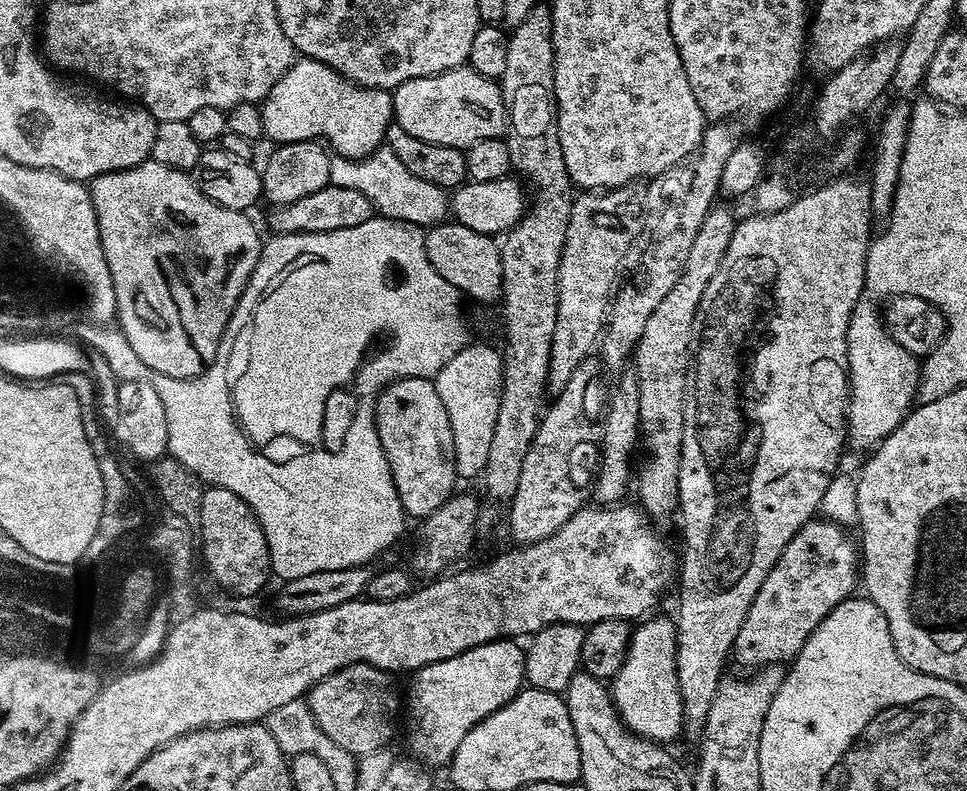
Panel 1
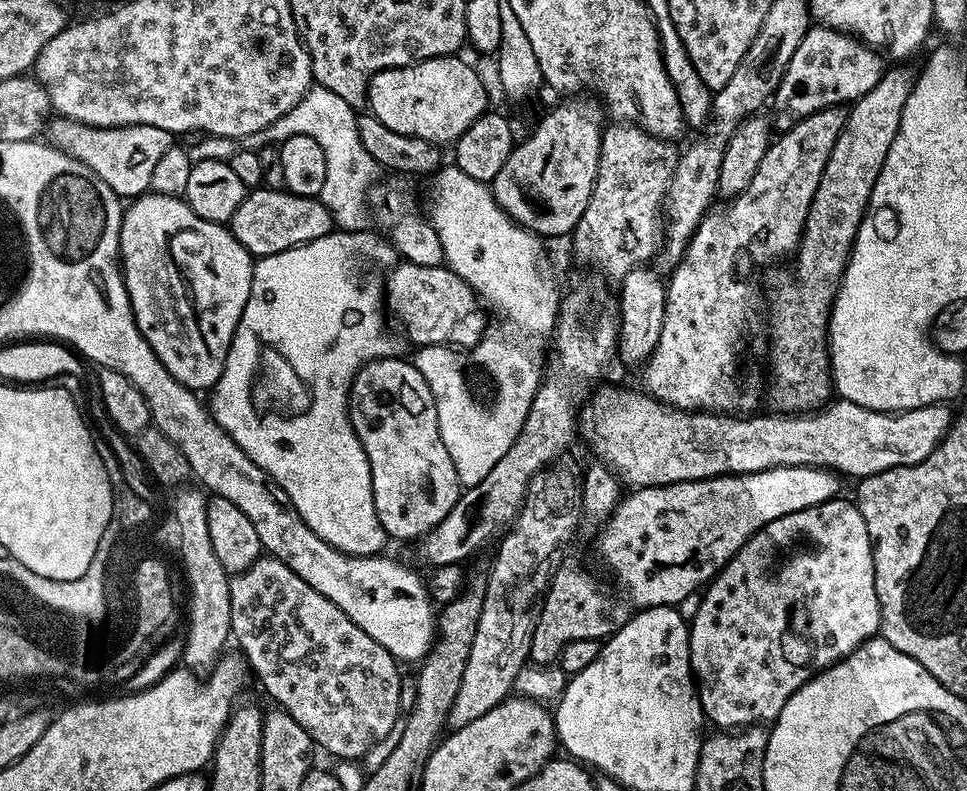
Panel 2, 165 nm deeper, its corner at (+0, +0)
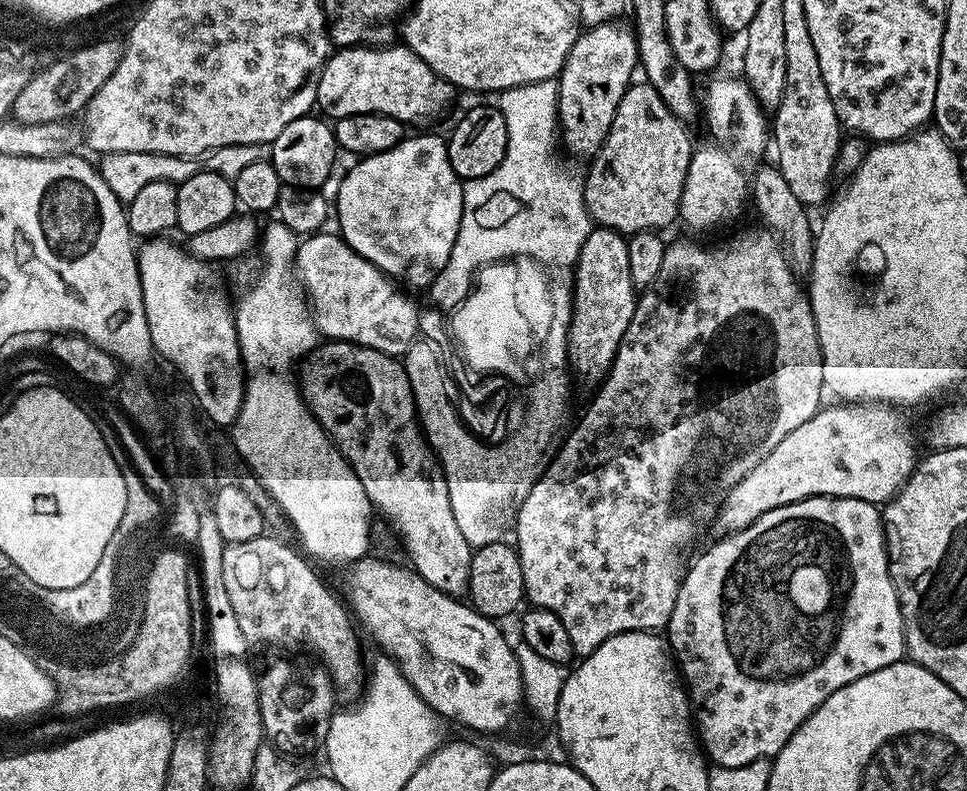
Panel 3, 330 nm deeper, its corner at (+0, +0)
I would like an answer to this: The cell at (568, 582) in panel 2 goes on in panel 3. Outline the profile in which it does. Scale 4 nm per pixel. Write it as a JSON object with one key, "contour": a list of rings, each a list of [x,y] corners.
{"contour":[[[755,227],[726,241],[721,248],[703,248],[688,240],[668,244],[666,258],[662,258],[662,270],[658,270],[654,285],[656,301],[652,304],[652,312],[637,310],[634,318],[630,318],[630,326],[626,326],[626,334],[622,334],[608,375],[595,389],[596,397],[589,402],[588,409],[573,426],[572,433],[565,438],[556,457],[547,461],[518,510],[514,525],[514,547],[520,553],[527,603],[531,607],[545,608],[558,614],[558,618],[562,618],[562,626],[566,626],[570,634],[573,653],[581,657],[590,655],[594,649],[602,646],[602,642],[623,632],[659,633],[667,629],[670,614],[674,614],[674,602],[678,598],[682,579],[680,552],[686,551],[699,538],[700,531],[715,521],[720,503],[729,490],[742,482],[742,478],[746,478],[746,474],[750,474],[750,470],[754,470],[754,466],[758,466],[758,462],[762,462],[762,458],[766,458],[766,454],[770,454],[770,450],[774,450],[774,446],[778,446],[778,442],[790,434],[790,430],[798,430],[802,422],[809,420],[822,407],[820,395],[826,392],[822,374],[824,355],[818,342],[812,301],[788,264],[780,241],[767,228]]]}

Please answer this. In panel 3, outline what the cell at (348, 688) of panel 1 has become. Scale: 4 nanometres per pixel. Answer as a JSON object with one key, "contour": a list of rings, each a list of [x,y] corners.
{"contour":[[[271,535],[250,538],[250,542],[234,542],[227,545],[222,554],[222,579],[226,582],[226,594],[234,605],[234,615],[238,617],[242,634],[246,634],[249,645],[252,646],[277,644],[280,648],[309,648],[321,660],[319,663],[328,672],[339,699],[359,701],[366,687],[366,660],[364,664],[360,640],[352,629],[354,622],[349,611],[341,599],[338,596],[336,598],[324,585],[323,578],[311,568],[313,565],[295,547],[292,549],[290,545],[275,540]]]}

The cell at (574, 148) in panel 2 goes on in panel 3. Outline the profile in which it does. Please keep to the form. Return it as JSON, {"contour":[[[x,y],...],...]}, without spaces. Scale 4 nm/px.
{"contour":[[[619,19],[608,20],[605,24],[594,24],[591,25],[587,30],[588,32],[581,31],[576,37],[574,46],[570,50],[570,54],[566,58],[566,62],[562,66],[558,77],[558,83],[560,89],[558,90],[558,114],[560,115],[560,127],[559,131],[562,133],[562,144],[569,148],[576,156],[588,156],[587,158],[595,157],[596,153],[600,151],[601,146],[604,144],[604,139],[606,134],[610,134],[610,126],[614,122],[614,114],[618,110],[618,102],[622,102],[622,98],[626,94],[626,90],[633,83],[634,77],[632,75],[637,75],[638,72],[638,46],[636,45],[636,30],[631,23],[620,24]]]}

